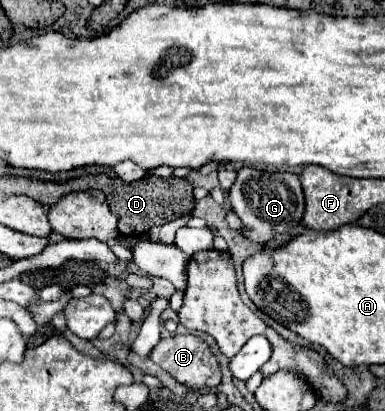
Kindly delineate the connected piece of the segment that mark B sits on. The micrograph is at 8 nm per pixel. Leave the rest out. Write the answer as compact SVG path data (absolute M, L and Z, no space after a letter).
M184 334L184 336L168 336L162 338L150 352L150 358L162 366L172 378L176 378L180 384L184 384L186 388L192 388L196 392L208 390L208 388L216 388L220 384L222 372L218 366L218 360L212 356L210 348L206 342L202 342L200 338L192 336L192 334Z

